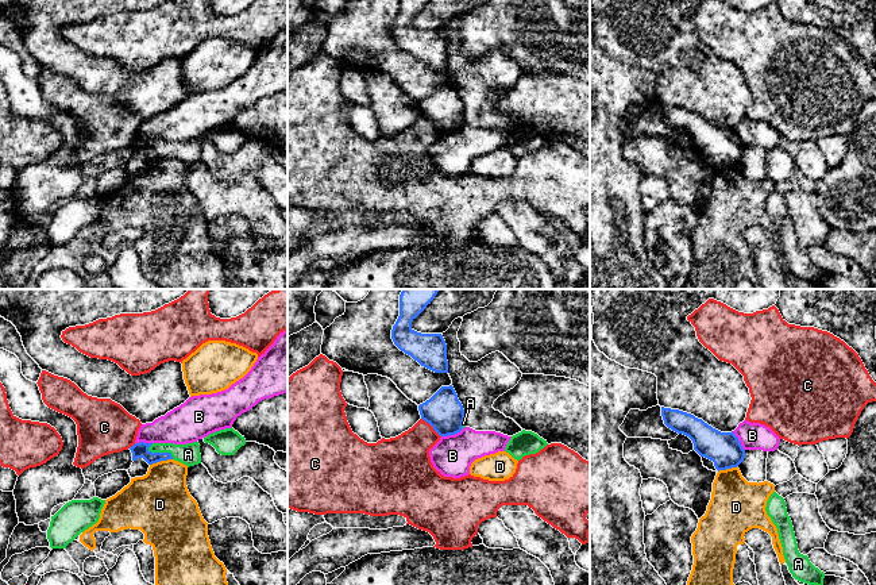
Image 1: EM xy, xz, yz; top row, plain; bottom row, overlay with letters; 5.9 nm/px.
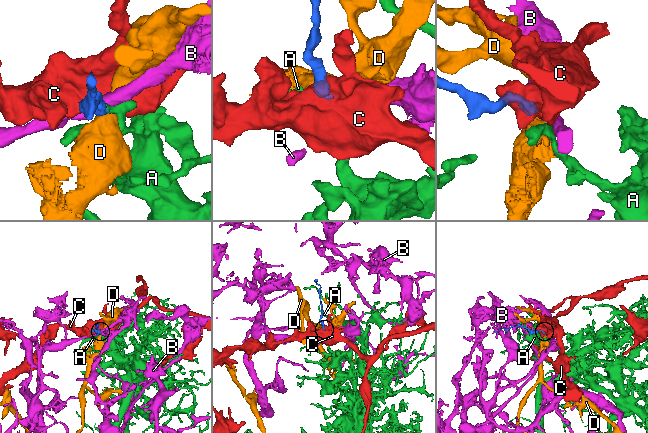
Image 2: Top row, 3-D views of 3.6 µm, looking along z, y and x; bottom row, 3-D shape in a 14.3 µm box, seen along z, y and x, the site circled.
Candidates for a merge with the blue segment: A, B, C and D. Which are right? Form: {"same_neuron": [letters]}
{"same_neuron": ["A"]}

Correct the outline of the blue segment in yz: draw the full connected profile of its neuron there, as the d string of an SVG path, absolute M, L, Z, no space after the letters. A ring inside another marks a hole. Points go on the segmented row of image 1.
M661 407L664 424L678 434L688 436L694 450L714 462L715 469L737 467L745 458L734 432L721 432L691 413Z

